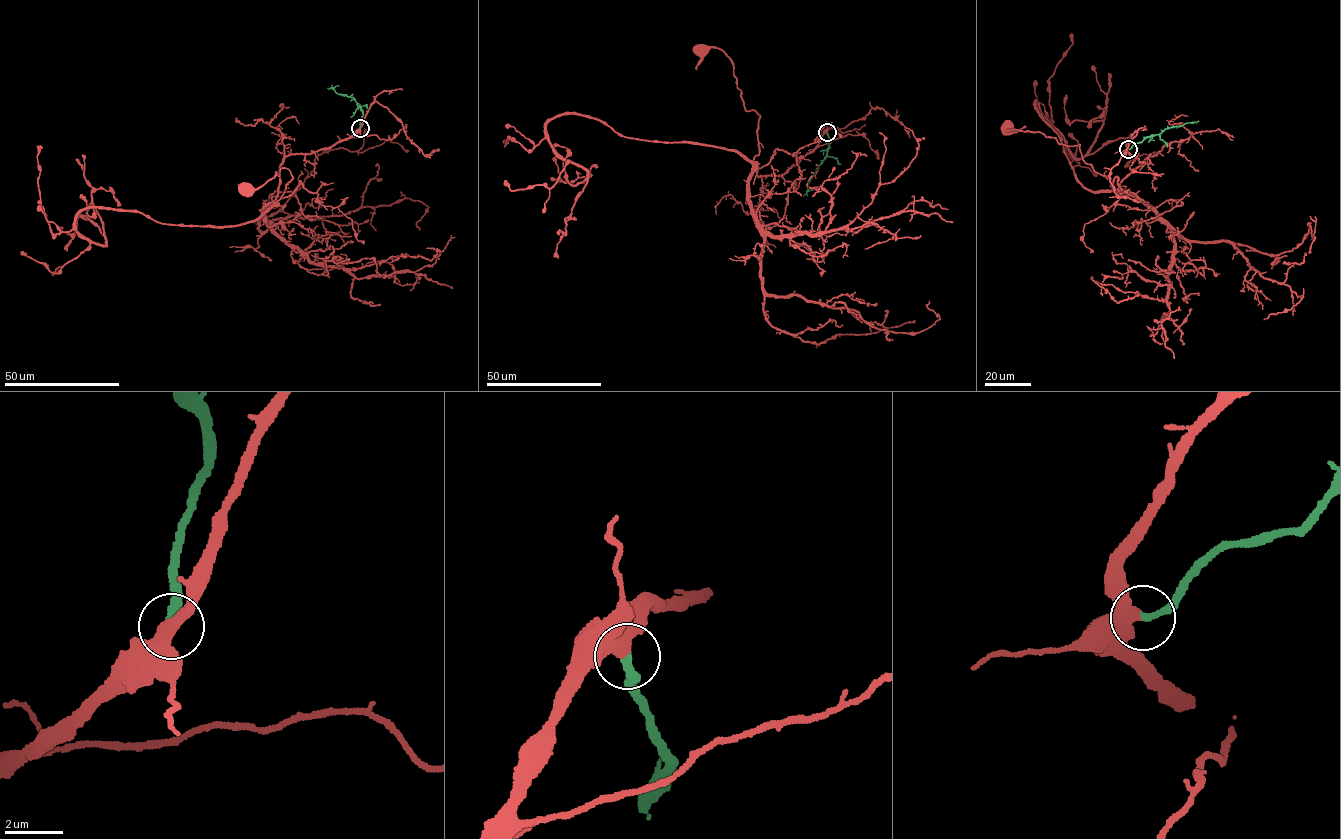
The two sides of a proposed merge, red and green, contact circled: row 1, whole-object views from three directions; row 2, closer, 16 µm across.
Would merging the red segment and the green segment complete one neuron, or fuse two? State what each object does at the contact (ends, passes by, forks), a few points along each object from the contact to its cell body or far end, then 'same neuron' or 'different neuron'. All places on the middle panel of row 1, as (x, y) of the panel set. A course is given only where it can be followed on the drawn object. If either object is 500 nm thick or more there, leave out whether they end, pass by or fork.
red passes by; green ends; course red (827, 132), (785, 173), (760, 177), (753, 161), (759, 115), (746, 110), (731, 59), (716, 48), (701, 50); course green (827, 132), (830, 142), (827, 156), (803, 196); same neuron

